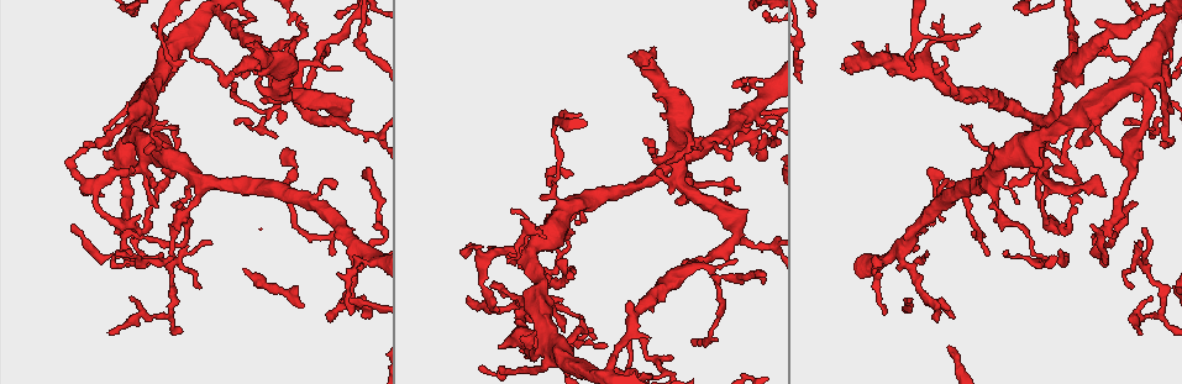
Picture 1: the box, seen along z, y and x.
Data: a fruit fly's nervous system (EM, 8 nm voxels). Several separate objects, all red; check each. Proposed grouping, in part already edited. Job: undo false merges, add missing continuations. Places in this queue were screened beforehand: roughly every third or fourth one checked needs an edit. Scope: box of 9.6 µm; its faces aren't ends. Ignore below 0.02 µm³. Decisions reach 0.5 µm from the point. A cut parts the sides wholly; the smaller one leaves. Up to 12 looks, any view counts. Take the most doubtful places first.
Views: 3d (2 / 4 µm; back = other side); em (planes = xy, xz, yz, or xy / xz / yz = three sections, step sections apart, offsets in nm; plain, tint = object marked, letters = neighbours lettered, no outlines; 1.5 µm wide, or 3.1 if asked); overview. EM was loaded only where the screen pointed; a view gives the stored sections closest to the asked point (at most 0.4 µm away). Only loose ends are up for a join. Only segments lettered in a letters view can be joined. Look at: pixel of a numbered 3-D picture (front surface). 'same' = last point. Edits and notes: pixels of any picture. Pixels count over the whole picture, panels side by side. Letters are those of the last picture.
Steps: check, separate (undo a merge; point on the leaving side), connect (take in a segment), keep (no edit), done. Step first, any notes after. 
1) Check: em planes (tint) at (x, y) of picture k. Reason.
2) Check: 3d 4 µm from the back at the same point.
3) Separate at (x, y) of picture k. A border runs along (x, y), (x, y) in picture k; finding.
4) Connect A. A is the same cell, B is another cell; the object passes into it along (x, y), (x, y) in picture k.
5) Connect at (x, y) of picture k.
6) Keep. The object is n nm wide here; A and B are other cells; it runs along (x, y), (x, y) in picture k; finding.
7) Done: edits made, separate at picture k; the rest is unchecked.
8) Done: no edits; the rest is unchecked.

Check: 3d 4 µm at (608, 346) of picture 1. Branch stops here.

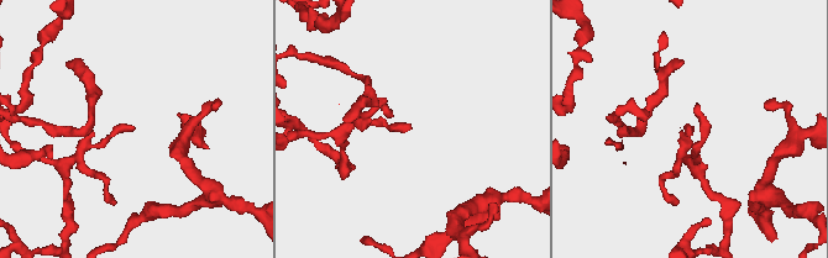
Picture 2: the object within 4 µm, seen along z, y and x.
Check: em planes (letters) at (408, 128) of picture 2.

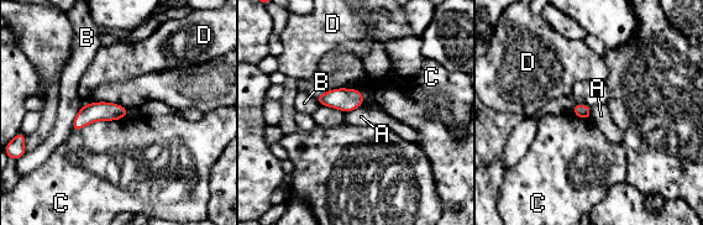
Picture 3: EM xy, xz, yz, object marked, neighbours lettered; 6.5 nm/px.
Keep. The object is 90 nm wide here; A, B, C and D are other cells; it runs along (124, 111), (94, 111), (75, 127) in picture 3; no lettered segment goes on from it.

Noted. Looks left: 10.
Check: 3d 4 µm at (104, 195) of picture 1. Thin end.

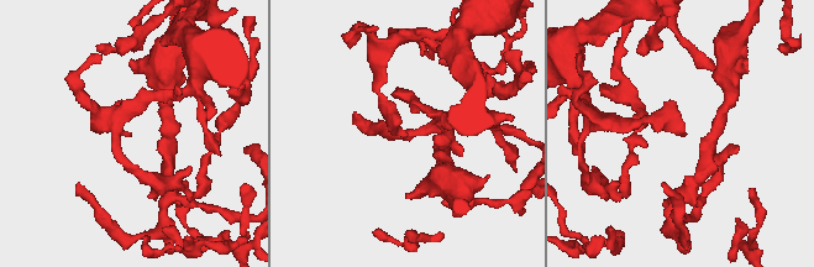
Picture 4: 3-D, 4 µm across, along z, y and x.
Check: em xz step 4 (tint) at (405, 135) of picture 4.

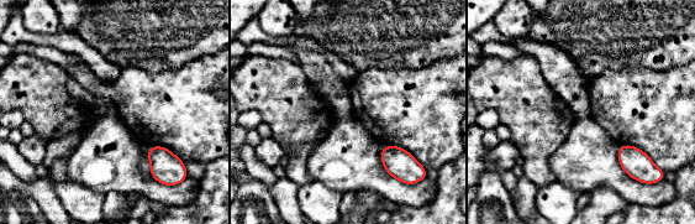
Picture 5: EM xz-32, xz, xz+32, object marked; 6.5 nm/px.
Check: em planes (letters) at the same point.

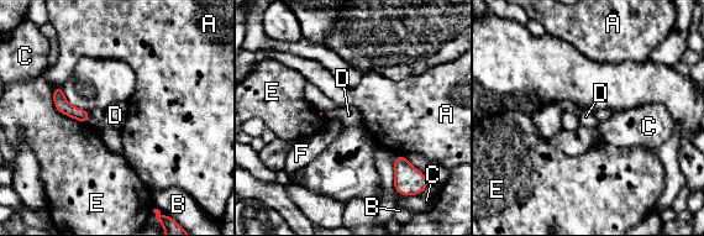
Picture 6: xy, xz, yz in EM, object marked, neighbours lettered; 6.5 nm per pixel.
Keep. The longest contact is with E, 320 nm; A, B, C, D, E and F are other cells; it runs along (56, 92), (69, 110), (85, 118) in picture 6; no lettered segment goes on from it.

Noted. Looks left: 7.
Check: em xy step 8 (tint) at (909, 246) of picture 1. Sharp bend.

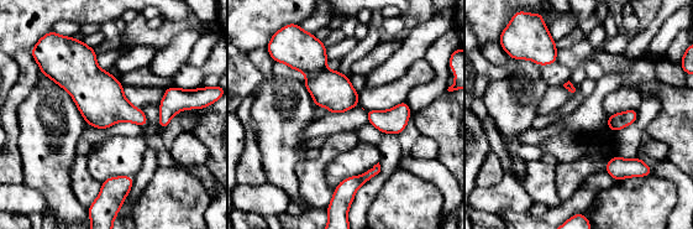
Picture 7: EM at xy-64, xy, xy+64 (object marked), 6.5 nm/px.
Check: em xy step 8 (letters) at the same point.

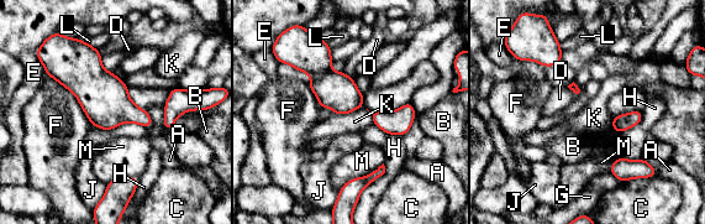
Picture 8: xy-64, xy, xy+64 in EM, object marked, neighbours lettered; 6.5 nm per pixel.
Keep. The longest contact is with F, 440 nm; A, B, C, D, E, F, G, H, J, K, L and M are other cells; a border runs along (363, 103), (348, 113), (333, 114) in picture 8; one neuron here.

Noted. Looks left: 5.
Check: em xz step 8 (letters) at (725, 195) of picture 1. Tapers out.

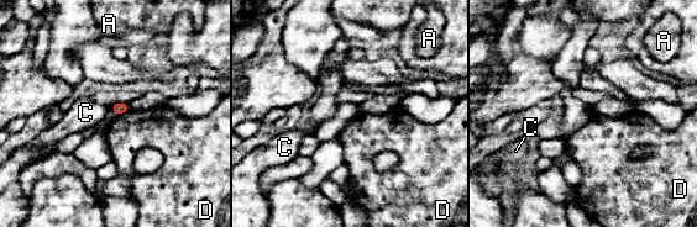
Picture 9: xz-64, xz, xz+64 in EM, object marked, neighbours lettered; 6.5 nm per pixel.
Check: em planes (letters) at the same point. Another direction.

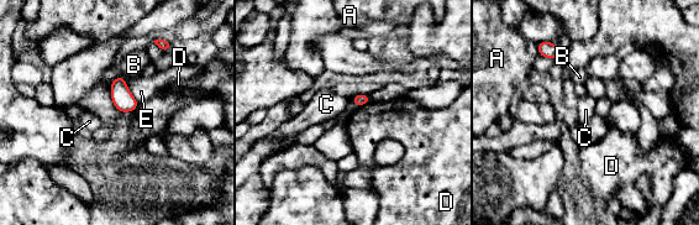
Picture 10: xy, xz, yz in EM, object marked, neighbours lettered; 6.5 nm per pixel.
Keep. A, B, C, D and E are other cells; a border runs along (369, 100), (357, 108) in picture 10; none of them fits.

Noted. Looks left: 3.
Check: 3d 2 µm at (329, 187) of picture 1. An open end.

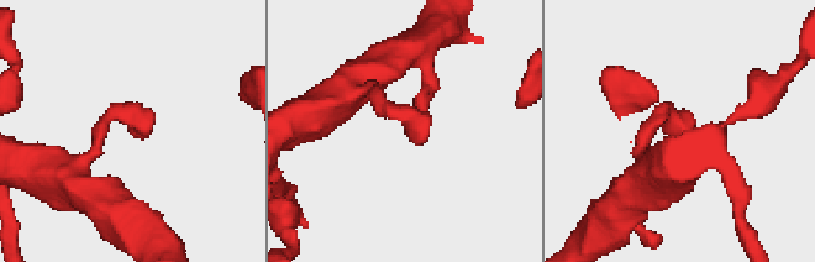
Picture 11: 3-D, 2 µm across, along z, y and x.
Check: em planes (plain) at (414, 139) of picture 11.

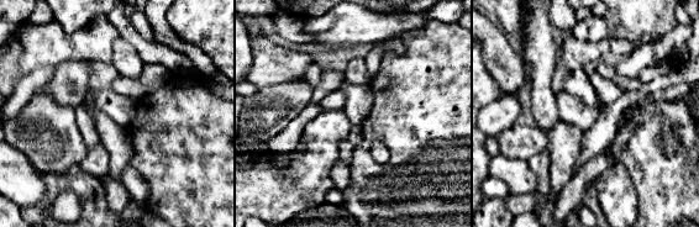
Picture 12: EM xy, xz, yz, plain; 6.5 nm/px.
Check: em planes (letters) at the same point.

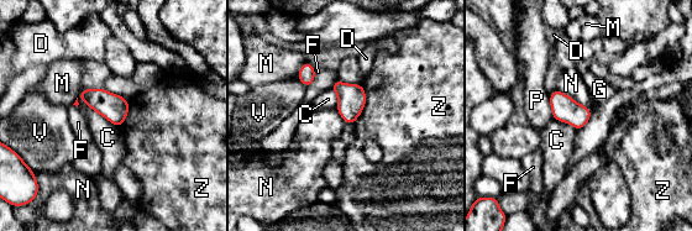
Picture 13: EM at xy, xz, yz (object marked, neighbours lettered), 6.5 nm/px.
Keep. The object is 160 nm wide here; C, D, F, G, M, N, P, V and Z are other cells; a border runs along (557, 88), (592, 110) in picture 13; no lettered segment goes on from it.

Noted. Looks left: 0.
Done: no edits; the rest is unchecked.

